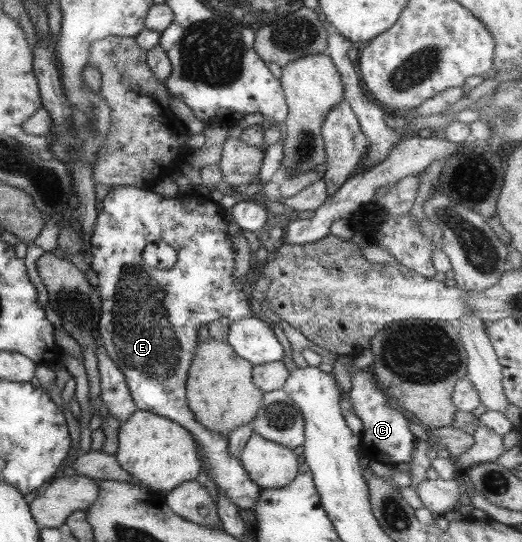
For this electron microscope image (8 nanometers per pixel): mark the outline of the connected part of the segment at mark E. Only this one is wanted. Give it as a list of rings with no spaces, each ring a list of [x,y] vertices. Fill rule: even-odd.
[[[119,185],[109,190],[102,205],[102,209],[96,214],[94,229],[90,235],[90,266],[95,274],[93,281],[101,302],[97,326],[106,354],[122,371],[135,408],[152,412],[183,426],[203,453],[202,471],[238,509],[253,509],[259,486],[249,479],[238,458],[227,455],[226,436],[214,434],[200,426],[193,419],[185,401],[187,370],[199,343],[196,337],[198,326],[204,326],[220,317],[231,321],[253,316],[248,291],[234,285],[231,276],[234,255],[230,248],[231,236],[228,235],[227,224],[223,220],[224,212],[215,203],[213,196],[205,197],[193,189],[173,198],[164,198],[149,189]],[[157,241],[168,244],[176,251],[177,259],[168,270],[152,268],[142,260],[144,246]]]

